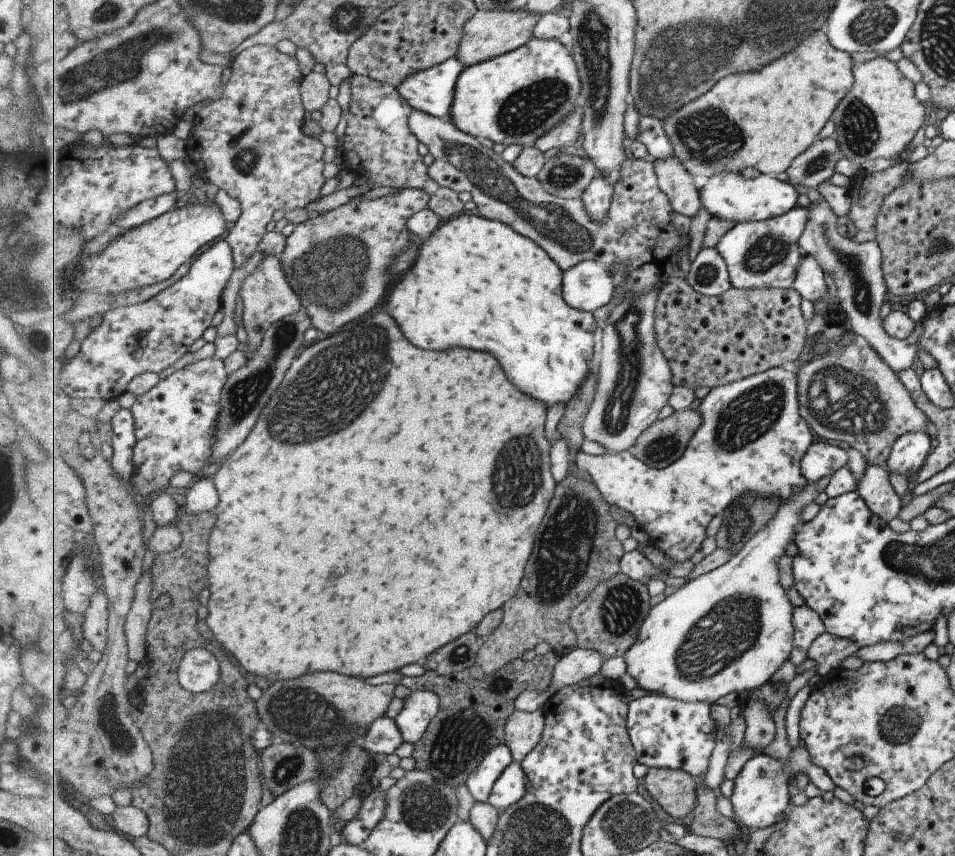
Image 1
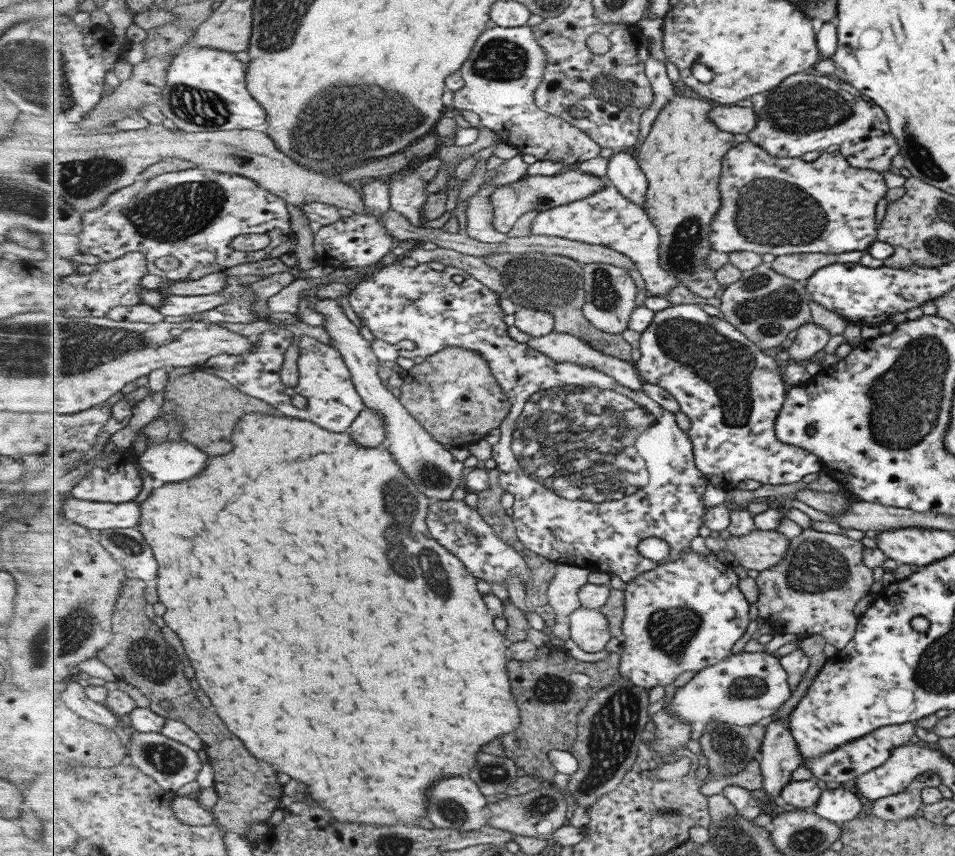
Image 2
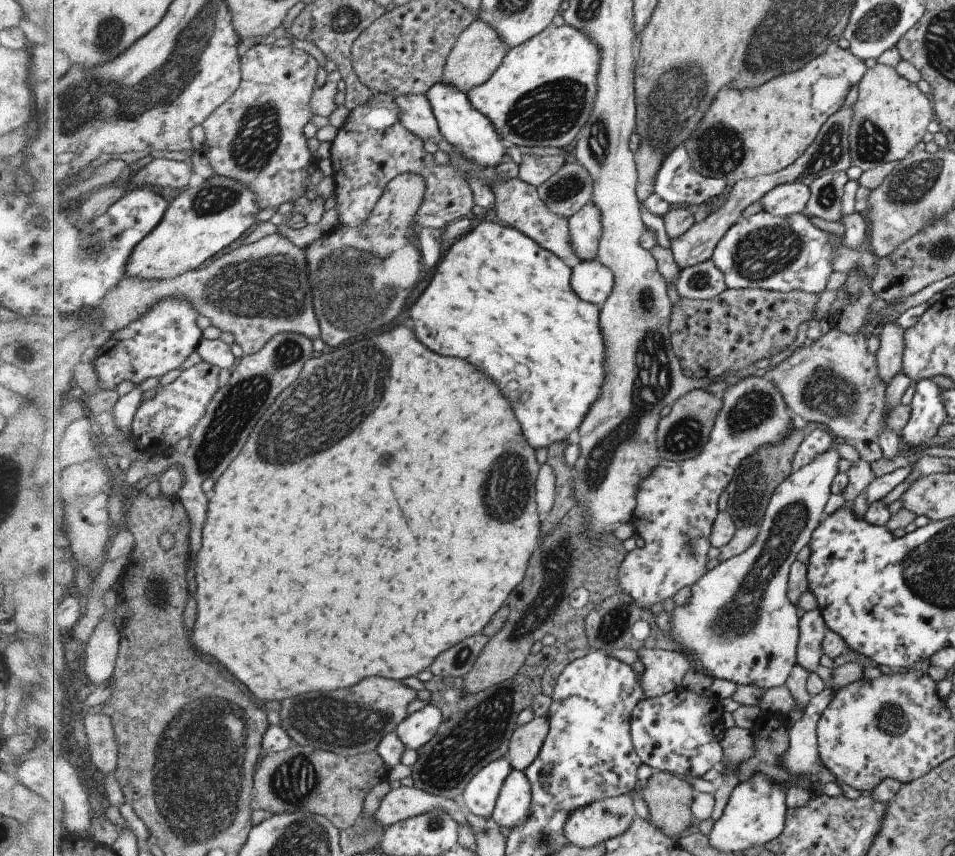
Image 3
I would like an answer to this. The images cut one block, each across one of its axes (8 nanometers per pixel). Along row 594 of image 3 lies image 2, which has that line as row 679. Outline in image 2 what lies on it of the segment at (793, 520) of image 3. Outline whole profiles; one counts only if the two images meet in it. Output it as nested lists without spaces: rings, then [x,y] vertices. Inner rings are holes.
[[[743,652],[724,658],[719,664],[704,668],[682,687],[675,690],[670,705],[665,708],[676,720],[704,728],[710,722],[737,726],[766,723],[792,697],[789,674],[776,654]]]

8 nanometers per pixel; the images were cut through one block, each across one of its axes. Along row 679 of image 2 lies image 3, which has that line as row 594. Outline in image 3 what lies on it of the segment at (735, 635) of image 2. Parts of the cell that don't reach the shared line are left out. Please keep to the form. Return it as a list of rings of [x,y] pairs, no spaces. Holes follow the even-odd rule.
[[[742,376],[737,384],[726,387],[721,398],[723,408],[703,452],[697,458],[681,462],[662,460],[639,488],[632,523],[636,534],[644,540],[645,545],[627,553],[626,560],[622,561],[619,582],[620,590],[631,594],[635,602],[643,606],[643,610],[651,610],[657,602],[673,598],[687,586],[692,588],[707,574],[707,562],[711,554],[711,532],[719,516],[719,498],[723,489],[730,489],[734,473],[740,467],[740,459],[755,454],[763,446],[777,446],[781,442],[787,442],[787,438],[791,438],[791,434],[795,434],[795,428],[798,427],[795,421],[797,418],[791,412],[783,392],[775,382],[763,376]]]

